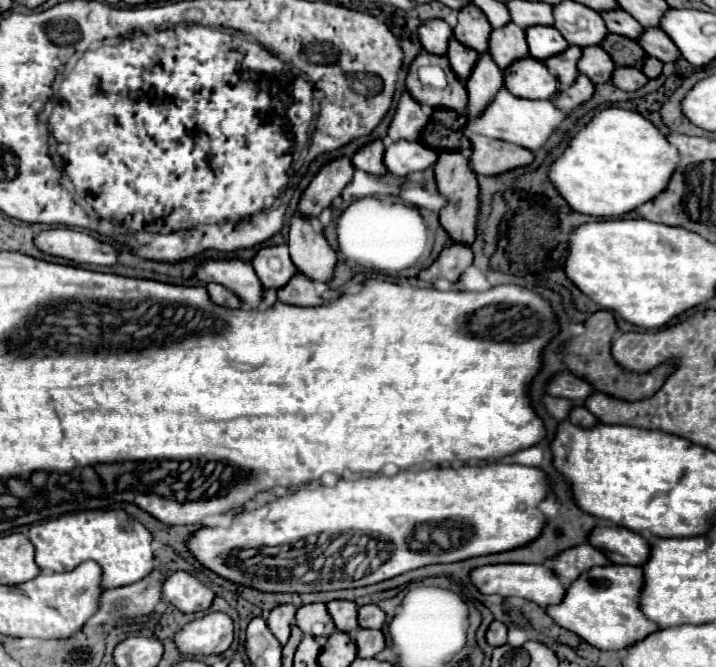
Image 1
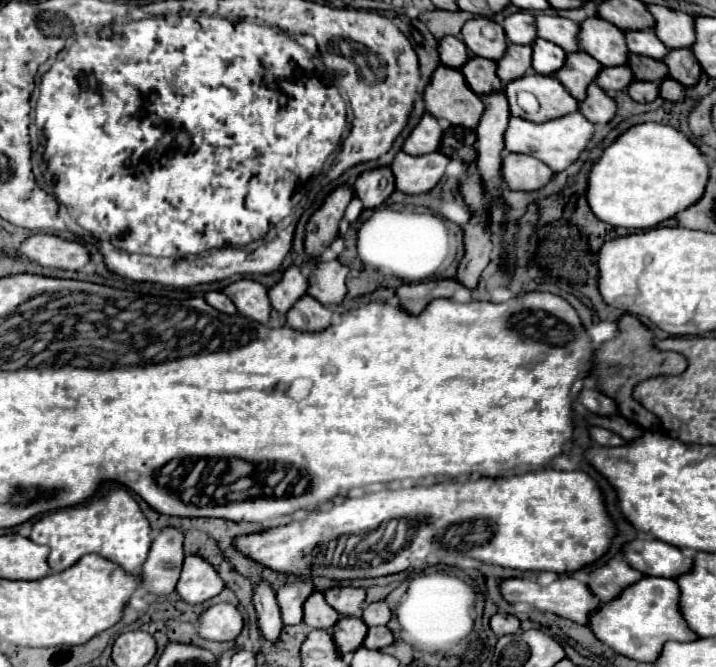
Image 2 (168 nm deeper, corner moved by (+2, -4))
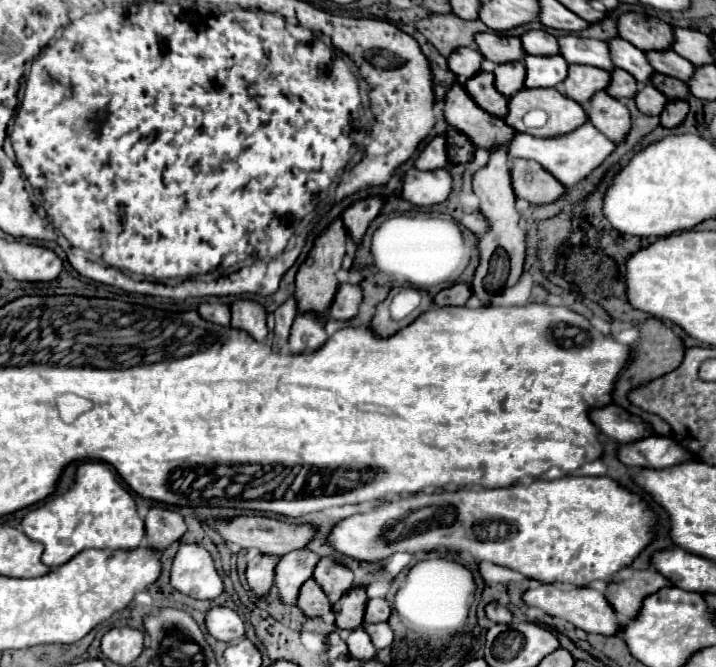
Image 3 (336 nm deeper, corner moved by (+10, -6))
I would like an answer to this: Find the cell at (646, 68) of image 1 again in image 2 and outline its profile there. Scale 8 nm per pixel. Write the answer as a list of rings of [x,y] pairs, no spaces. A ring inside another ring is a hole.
[[[666,79],[666,81],[662,81],[662,85],[660,85],[660,97],[662,99],[666,99],[666,101],[670,101],[670,103],[680,103],[680,101],[684,101],[684,85],[680,85],[678,81],[674,81],[674,79]]]

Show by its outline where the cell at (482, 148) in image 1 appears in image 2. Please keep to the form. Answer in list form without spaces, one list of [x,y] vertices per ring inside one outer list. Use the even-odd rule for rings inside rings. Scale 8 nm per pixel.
[[[508,153],[504,157],[502,173],[504,185],[512,191],[538,191],[554,177],[554,171],[546,163],[524,153]]]

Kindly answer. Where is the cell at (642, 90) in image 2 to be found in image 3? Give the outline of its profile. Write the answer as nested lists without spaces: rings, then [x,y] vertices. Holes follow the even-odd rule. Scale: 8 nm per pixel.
[[[642,85],[638,89],[638,95],[634,95],[638,111],[646,115],[660,115],[664,109],[664,101],[668,101],[656,87],[652,85]]]

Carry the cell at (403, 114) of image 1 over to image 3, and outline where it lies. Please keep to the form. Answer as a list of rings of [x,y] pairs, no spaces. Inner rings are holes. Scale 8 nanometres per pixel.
[[[436,135],[432,137],[422,153],[418,155],[418,159],[414,161],[414,167],[416,169],[422,169],[422,171],[432,171],[436,167],[448,167],[448,157],[446,157],[446,149],[444,149],[444,137],[442,135]]]

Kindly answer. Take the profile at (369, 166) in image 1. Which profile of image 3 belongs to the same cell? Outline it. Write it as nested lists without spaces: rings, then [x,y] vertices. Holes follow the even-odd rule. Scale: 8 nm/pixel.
[[[370,195],[370,197],[354,201],[350,207],[344,209],[344,213],[342,213],[344,225],[348,227],[348,231],[352,233],[356,243],[360,243],[370,221],[380,213],[380,209],[384,207],[384,201],[386,199],[382,195]]]

